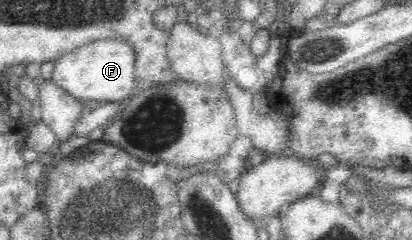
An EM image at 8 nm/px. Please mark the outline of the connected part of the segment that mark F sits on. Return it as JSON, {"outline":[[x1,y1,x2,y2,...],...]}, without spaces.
{"outline":[[129,36,99,38,65,54,56,62,52,78,78,100,93,100,102,104,117,104,133,95,136,80,137,48]]}

